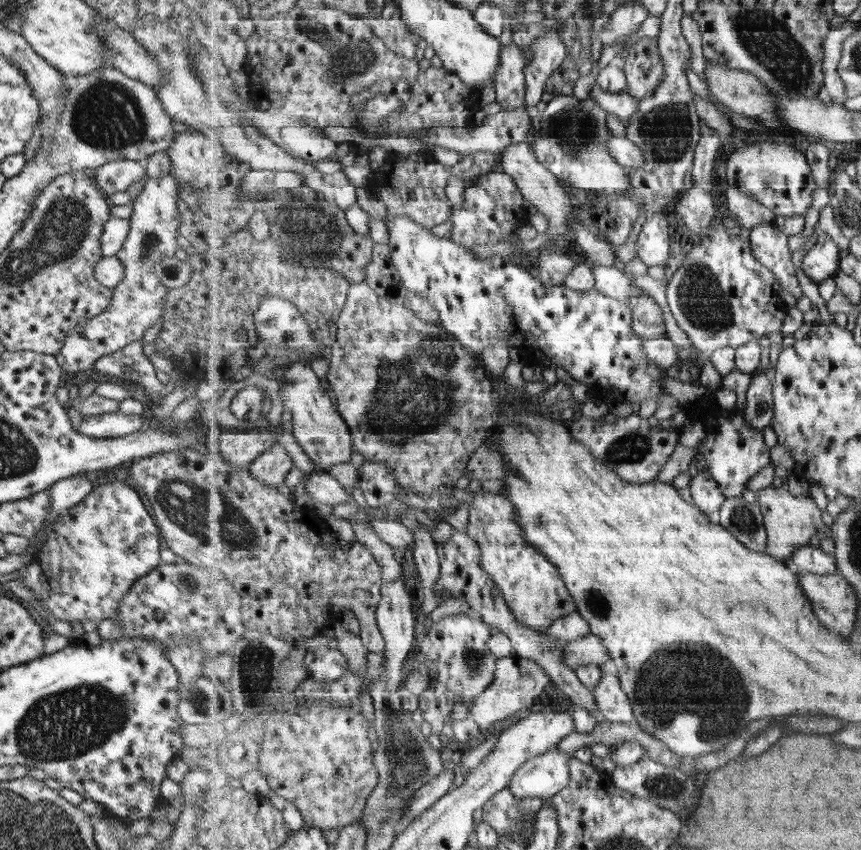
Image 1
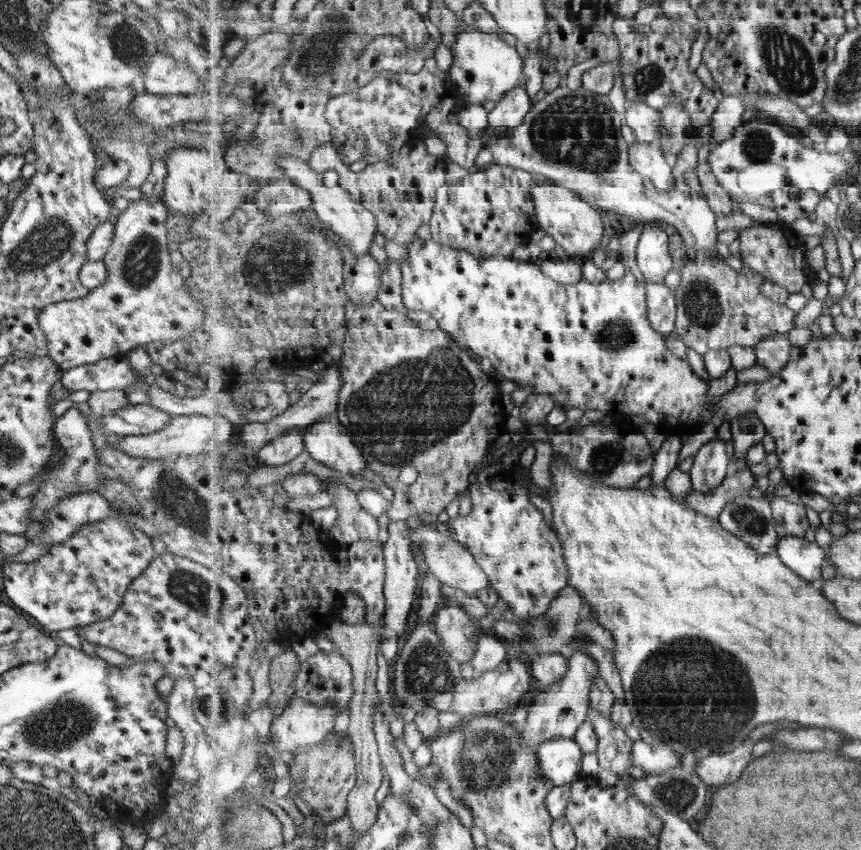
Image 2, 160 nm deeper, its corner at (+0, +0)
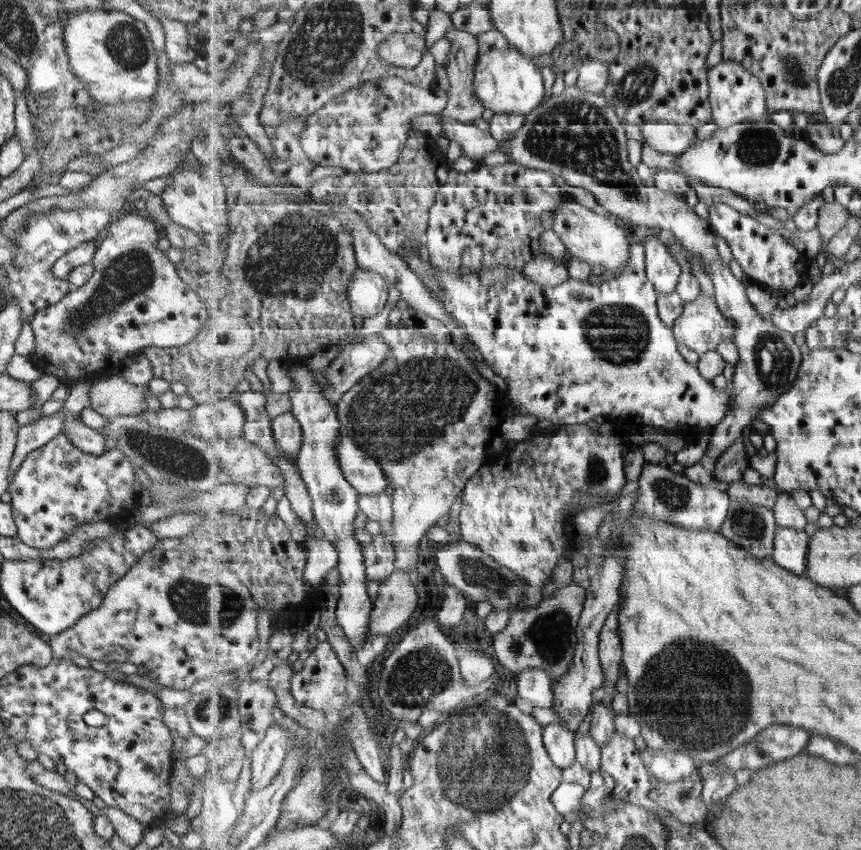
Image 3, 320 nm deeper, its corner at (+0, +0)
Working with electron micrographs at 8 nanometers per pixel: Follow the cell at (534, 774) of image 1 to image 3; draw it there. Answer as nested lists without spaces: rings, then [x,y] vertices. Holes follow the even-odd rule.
[[[551,723],[544,727],[543,736],[547,753],[558,768],[564,770],[575,764],[575,733],[561,724]]]

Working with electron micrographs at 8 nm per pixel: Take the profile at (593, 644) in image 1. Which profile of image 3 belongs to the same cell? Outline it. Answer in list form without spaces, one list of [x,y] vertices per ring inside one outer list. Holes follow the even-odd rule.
[[[527,669],[515,676],[516,694],[535,708],[551,708],[556,703],[549,673],[543,669]]]

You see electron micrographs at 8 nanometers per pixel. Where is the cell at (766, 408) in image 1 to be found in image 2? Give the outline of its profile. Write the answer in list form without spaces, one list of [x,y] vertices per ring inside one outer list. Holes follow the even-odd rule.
[[[744,414],[730,421],[732,434],[733,472],[748,468],[747,453],[754,445],[759,445],[767,434],[766,425],[756,414]]]

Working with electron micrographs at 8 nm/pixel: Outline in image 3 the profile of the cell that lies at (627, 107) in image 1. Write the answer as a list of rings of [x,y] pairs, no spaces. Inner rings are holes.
[[[652,120],[641,128],[645,143],[661,154],[682,155],[697,140],[697,130],[690,124],[667,123]]]

